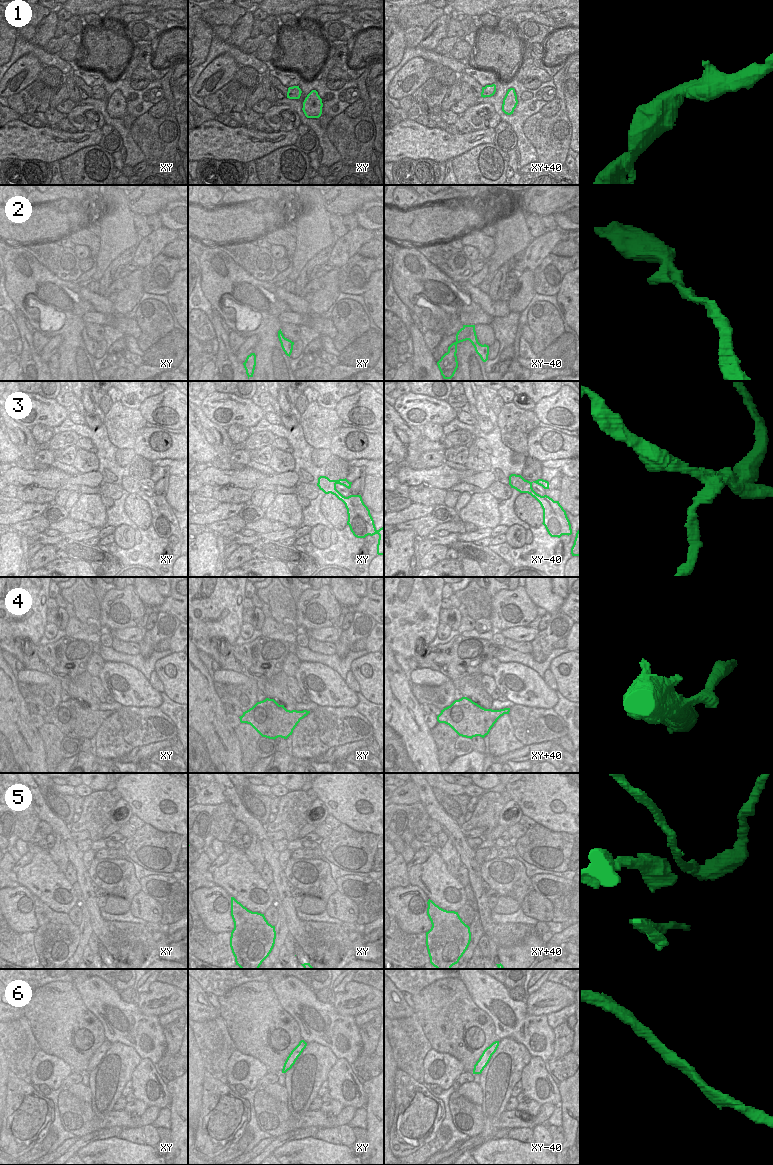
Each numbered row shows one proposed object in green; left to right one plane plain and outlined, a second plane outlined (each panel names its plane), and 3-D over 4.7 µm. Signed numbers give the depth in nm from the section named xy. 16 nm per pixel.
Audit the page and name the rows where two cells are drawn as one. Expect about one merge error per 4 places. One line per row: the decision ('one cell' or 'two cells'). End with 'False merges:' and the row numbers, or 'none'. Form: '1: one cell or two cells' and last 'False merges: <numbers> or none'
1: one cell
2: one cell
3: two cells
4: two cells
5: two cells
6: one cell
False merges: 3, 4, 5

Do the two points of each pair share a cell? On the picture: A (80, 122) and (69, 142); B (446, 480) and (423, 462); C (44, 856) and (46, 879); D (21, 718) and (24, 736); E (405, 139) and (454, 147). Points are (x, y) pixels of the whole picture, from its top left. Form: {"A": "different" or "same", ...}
{"A": "different", "B": "different", "C": "same", "D": "same", "E": "same"}

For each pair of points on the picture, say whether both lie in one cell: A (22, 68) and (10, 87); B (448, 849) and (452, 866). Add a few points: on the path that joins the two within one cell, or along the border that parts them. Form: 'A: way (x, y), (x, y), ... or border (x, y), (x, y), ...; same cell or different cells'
A: way (22, 73), (13, 82); same cell
B: way (448, 853), (452, 862); same cell

